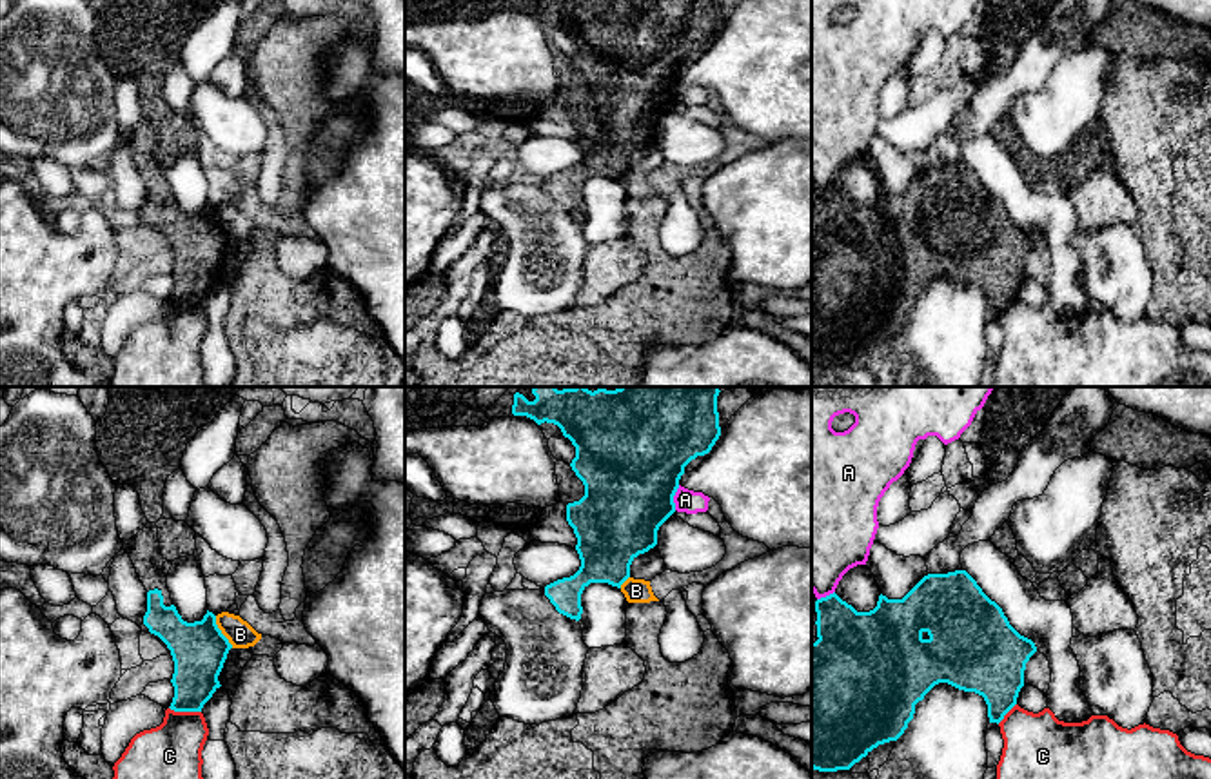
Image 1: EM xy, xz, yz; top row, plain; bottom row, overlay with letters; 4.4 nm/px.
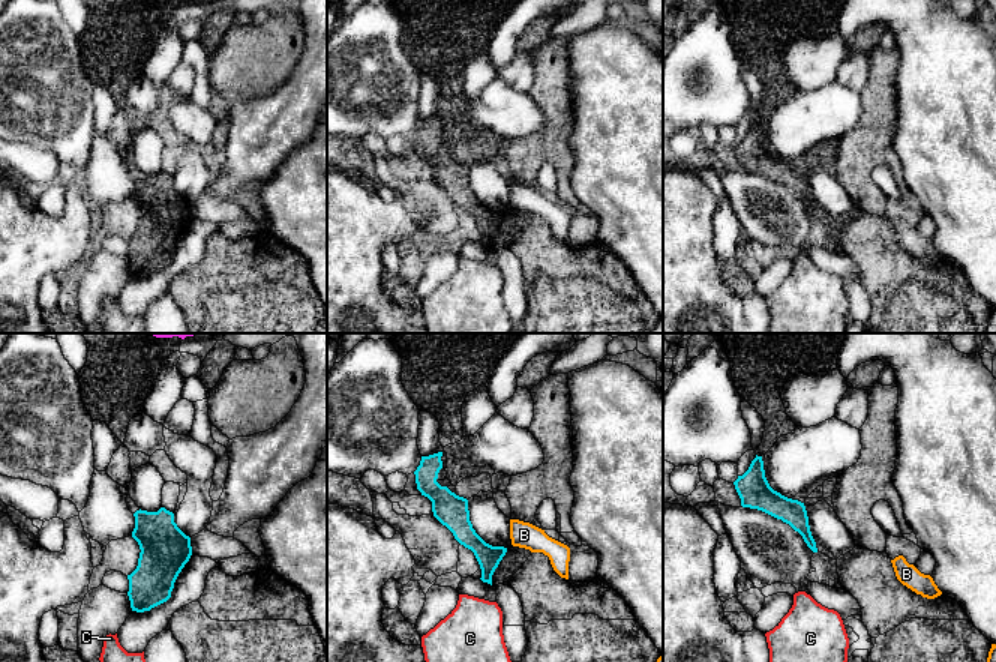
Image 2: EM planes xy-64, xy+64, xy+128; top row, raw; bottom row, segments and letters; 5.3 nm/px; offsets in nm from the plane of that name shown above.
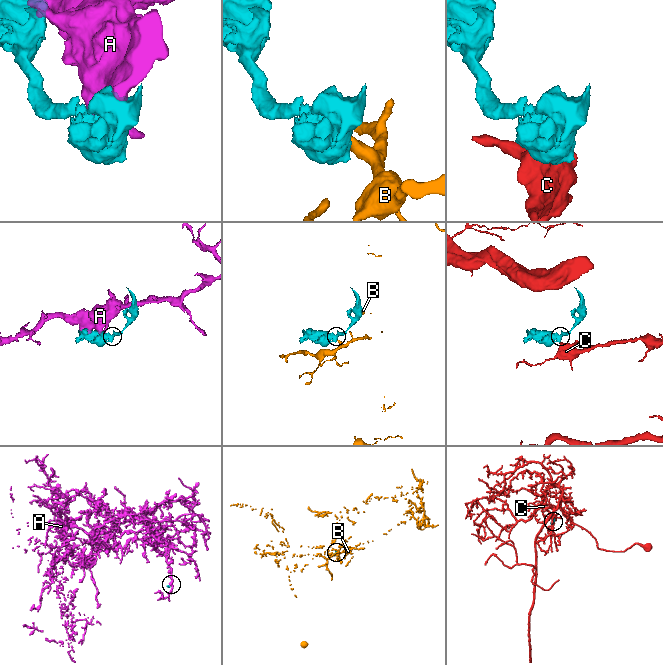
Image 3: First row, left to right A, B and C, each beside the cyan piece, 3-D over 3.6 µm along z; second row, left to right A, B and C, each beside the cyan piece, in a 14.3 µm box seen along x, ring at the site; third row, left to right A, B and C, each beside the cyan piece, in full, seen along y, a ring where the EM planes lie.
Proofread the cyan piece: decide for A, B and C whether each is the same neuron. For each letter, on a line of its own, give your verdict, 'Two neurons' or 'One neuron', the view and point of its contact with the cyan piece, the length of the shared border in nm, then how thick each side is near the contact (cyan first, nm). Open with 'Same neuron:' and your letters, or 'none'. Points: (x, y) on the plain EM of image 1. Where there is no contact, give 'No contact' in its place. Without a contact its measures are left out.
Same neuron: none
A: Two neurons. Touches cyan at xz (672, 91). Shared border 110 nm. Thickness 460 nm (cyan) against 100 nm
B: Two neurons. Touches cyan at xy (220, 226). Shared border 170 nm. Thickness 240 nm (cyan) against 120 nm
C: Two neurons. Touches cyan at xy (186, 304). Shared border 150 nm. Thickness 220 nm (cyan) against 320 nm

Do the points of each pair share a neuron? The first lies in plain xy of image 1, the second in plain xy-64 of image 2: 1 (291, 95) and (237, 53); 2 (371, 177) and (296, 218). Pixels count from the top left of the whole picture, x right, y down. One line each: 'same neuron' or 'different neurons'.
1: same neuron
2: same neuron

